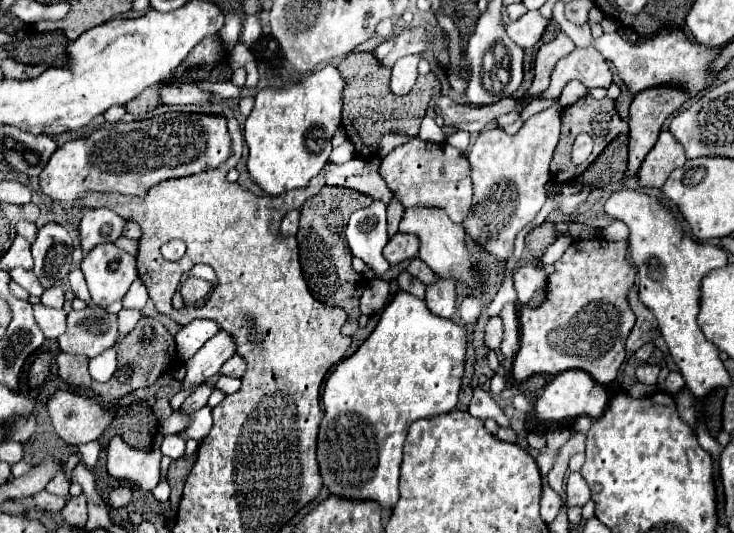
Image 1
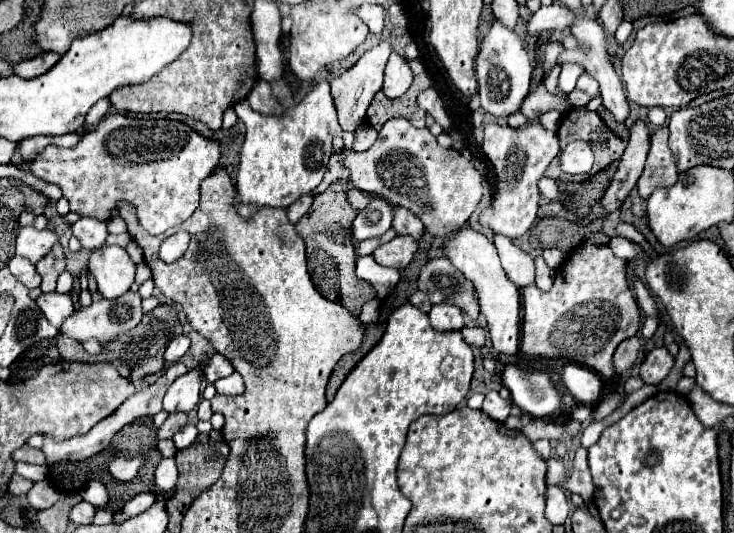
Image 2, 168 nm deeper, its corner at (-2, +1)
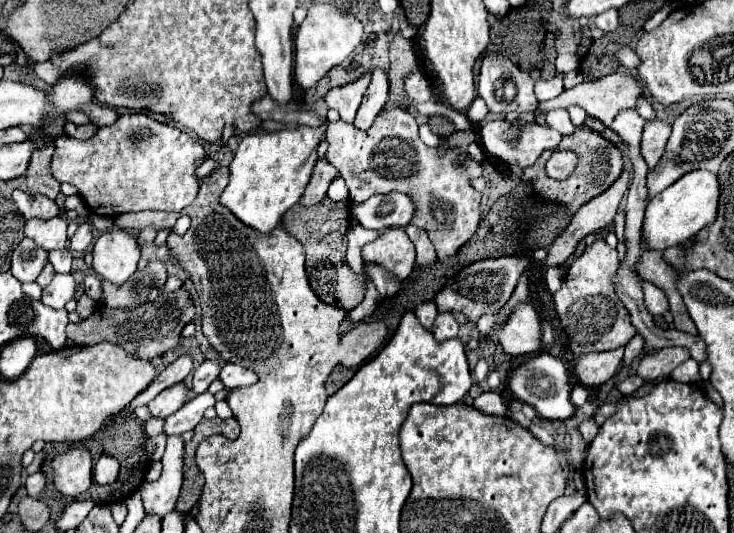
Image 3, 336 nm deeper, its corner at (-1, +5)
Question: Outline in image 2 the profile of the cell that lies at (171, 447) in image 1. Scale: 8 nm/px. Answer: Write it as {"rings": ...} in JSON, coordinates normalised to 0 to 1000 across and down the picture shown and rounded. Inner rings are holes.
{"rings":[[[253,797],[253,801],[248,801],[240,816],[237,816],[237,831],[240,831],[240,842],[253,842],[256,835],[262,835],[264,831],[264,824],[270,820],[270,805],[267,805],[267,797]]]}

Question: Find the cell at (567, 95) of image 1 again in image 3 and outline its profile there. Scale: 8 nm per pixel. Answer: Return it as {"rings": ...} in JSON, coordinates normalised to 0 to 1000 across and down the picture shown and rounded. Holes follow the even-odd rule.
{"rings":[[[767,137],[756,141],[753,148],[734,148],[729,152],[729,178],[734,189],[745,189],[759,182],[767,171]]]}

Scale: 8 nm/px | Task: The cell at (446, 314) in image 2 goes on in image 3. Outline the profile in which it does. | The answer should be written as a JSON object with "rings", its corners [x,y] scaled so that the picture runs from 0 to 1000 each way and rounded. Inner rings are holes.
{"rings":[[[601,583],[593,598],[593,614],[590,614],[590,632],[604,644],[609,636],[617,636],[623,632],[623,621],[625,621],[625,606],[617,598],[614,587],[609,583]]]}

